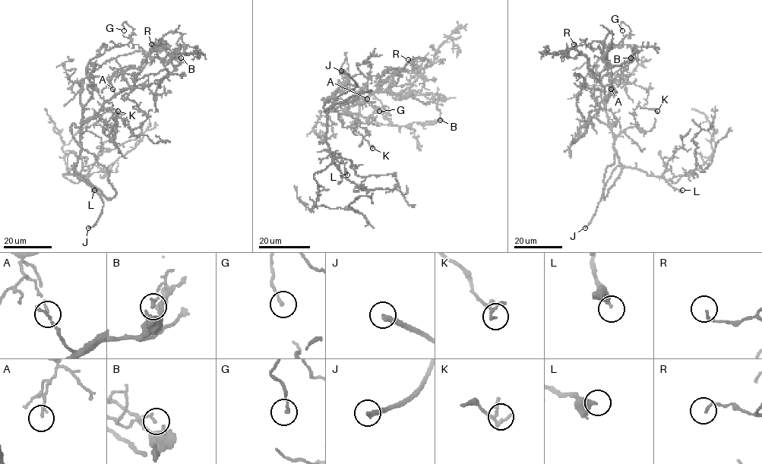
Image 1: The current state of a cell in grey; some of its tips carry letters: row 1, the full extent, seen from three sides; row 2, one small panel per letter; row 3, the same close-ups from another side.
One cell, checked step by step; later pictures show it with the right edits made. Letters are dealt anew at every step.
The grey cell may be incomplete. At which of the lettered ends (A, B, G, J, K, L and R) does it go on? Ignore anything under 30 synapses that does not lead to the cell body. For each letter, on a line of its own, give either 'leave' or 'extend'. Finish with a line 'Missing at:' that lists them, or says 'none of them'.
A: leave
B: leave
G: leave
J: extend
K: leave
L: leave
R: leave
Missing at: J

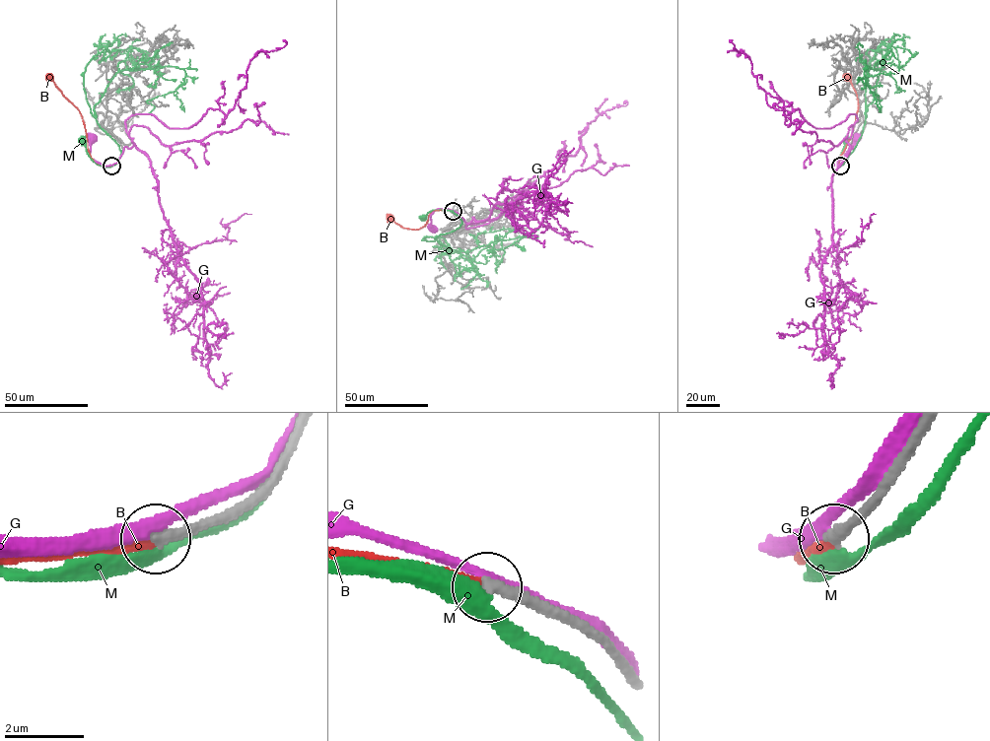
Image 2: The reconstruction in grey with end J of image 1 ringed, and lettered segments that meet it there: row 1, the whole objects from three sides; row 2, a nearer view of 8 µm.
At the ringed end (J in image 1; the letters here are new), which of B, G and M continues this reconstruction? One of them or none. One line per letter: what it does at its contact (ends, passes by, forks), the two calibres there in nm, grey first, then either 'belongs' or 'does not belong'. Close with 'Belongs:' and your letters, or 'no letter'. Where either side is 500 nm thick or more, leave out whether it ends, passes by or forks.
B: it ends | 280/240 nm | belongs
G: it passes by | 320/280 nm | does not belong
M: it passes by | 280/260 nm | does not belong
Belongs: B

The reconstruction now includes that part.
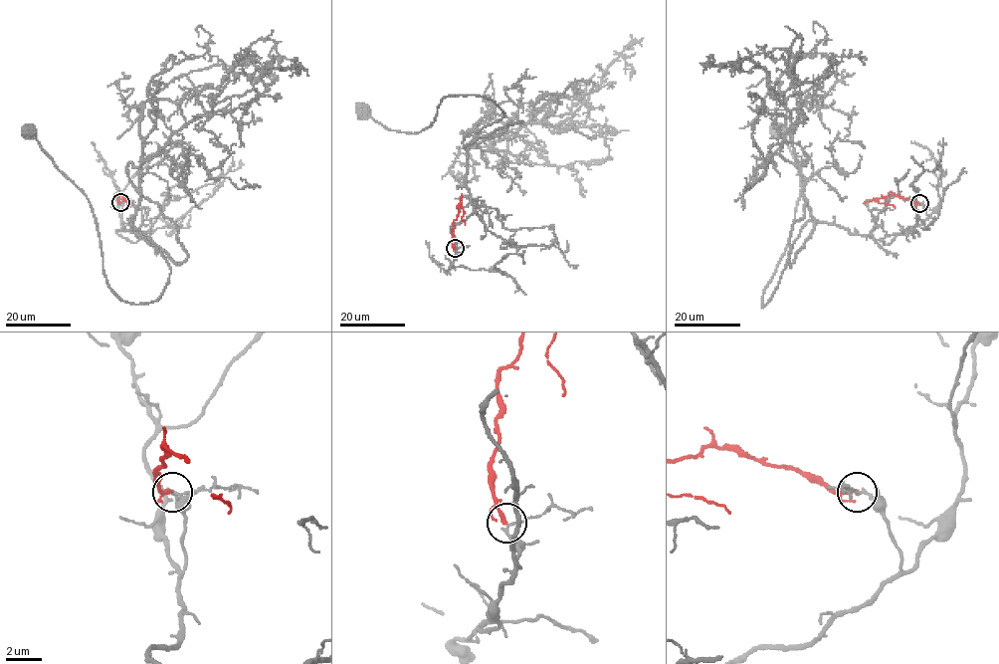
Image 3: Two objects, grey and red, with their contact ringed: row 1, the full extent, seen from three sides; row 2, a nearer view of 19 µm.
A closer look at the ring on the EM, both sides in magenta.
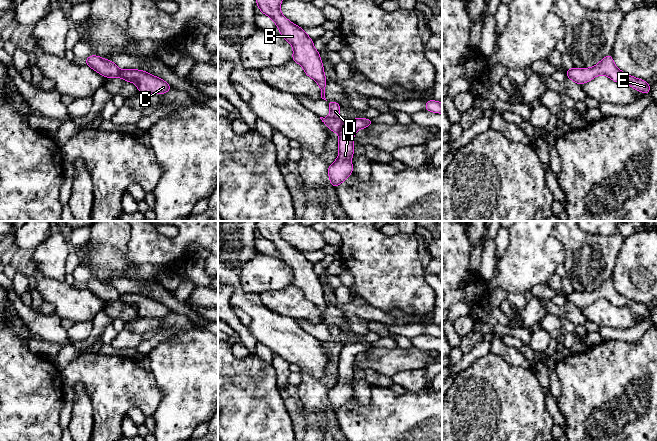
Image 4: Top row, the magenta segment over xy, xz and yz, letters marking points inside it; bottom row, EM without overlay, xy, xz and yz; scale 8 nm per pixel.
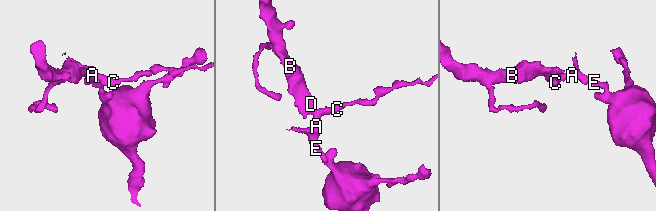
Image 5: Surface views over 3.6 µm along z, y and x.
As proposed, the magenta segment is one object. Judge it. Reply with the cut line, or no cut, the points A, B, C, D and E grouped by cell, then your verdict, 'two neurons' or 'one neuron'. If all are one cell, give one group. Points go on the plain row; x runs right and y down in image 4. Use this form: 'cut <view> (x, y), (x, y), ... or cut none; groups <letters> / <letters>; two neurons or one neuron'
cut xz (344, 345), (338, 356); groups A C E / B D; two neurons

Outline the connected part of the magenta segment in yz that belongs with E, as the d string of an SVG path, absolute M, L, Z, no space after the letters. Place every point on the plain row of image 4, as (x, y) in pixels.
M612 279L604 281L592 292L571 292L566 300L579 309L589 306L598 299L606 299L614 306L628 307L633 313L648 319L650 317L649 306L630 300L619 294L613 286Z

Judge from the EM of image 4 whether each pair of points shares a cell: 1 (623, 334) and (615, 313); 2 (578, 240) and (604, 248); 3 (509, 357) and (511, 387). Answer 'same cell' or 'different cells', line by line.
1: different cells
2: same cell
3: different cells

